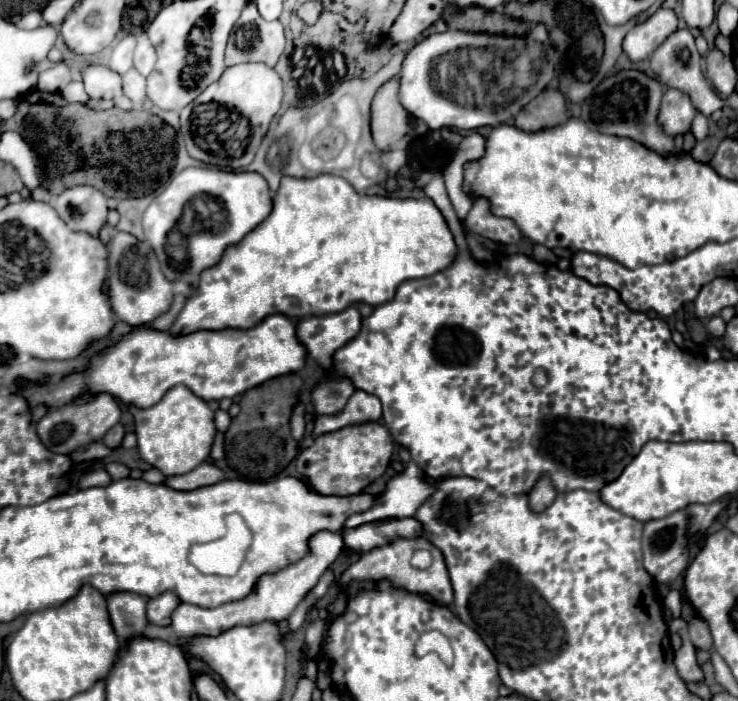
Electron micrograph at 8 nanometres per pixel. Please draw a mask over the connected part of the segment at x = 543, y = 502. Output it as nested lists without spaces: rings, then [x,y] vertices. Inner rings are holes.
[[[541,478],[529,492],[529,508],[533,508],[533,512],[543,512],[555,500],[555,496],[557,496],[557,492],[555,492],[551,480]]]

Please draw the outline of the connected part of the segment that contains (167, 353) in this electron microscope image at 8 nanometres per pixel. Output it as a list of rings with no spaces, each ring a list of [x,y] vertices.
[[[271,314],[261,324],[247,330],[201,330],[177,338],[173,338],[169,332],[137,328],[121,338],[117,346],[95,356],[87,372],[67,376],[59,382],[59,386],[31,386],[27,400],[31,406],[61,406],[73,402],[73,398],[83,390],[91,390],[107,392],[119,398],[123,404],[149,408],[177,384],[185,384],[203,400],[235,398],[237,394],[243,394],[265,380],[299,372],[305,366],[305,358],[307,348],[297,340],[295,322],[283,314]]]

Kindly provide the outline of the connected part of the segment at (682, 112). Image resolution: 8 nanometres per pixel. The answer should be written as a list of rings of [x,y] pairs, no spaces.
[[[669,88],[663,96],[661,116],[657,116],[657,120],[661,120],[661,128],[665,128],[665,132],[669,132],[669,136],[687,134],[691,130],[695,112],[697,110],[693,108],[689,96],[681,94],[679,90]]]

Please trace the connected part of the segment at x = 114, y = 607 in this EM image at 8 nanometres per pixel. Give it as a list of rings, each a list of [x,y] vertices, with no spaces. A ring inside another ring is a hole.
[[[115,592],[107,596],[111,624],[121,640],[139,636],[147,626],[147,598],[133,592]]]

